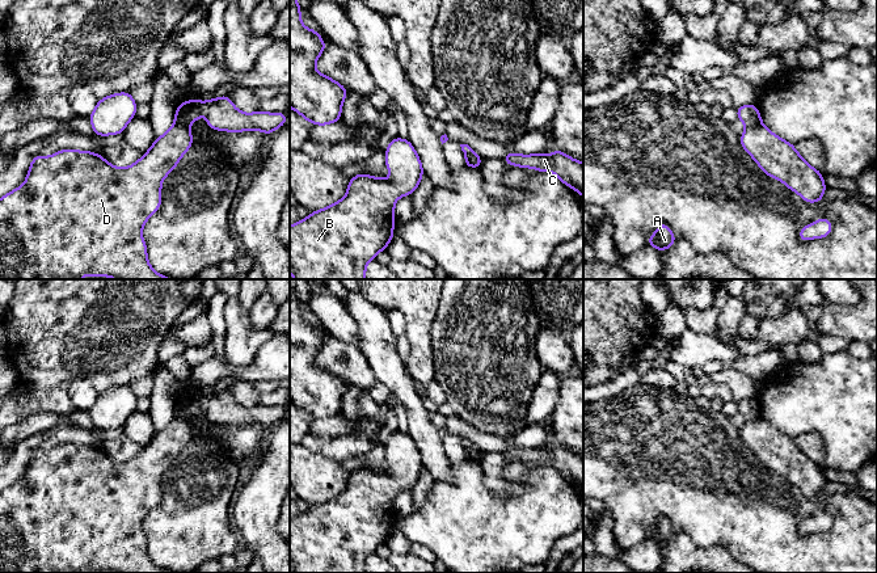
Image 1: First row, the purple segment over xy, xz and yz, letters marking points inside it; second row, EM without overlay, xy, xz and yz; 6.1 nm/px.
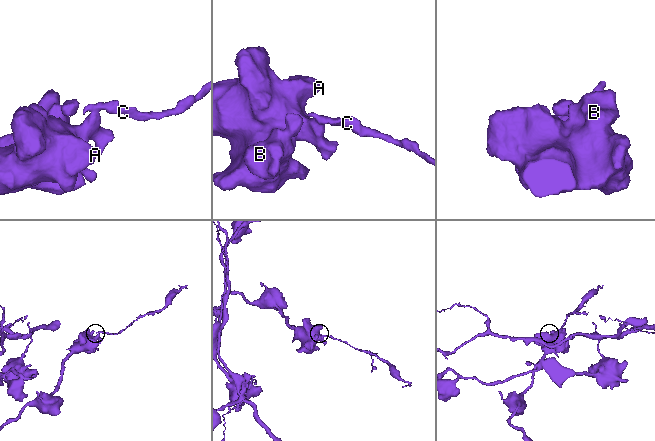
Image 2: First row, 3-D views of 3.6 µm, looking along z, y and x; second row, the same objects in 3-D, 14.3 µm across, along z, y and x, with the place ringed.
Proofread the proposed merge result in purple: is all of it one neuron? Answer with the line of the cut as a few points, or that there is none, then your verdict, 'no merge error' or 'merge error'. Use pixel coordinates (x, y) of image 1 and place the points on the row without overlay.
yz (760, 414), (746, 422) | merge error

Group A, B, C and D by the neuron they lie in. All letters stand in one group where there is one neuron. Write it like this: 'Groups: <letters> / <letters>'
Groups: A B D / C

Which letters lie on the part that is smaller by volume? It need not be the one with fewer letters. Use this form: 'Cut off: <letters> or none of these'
Cut off: C

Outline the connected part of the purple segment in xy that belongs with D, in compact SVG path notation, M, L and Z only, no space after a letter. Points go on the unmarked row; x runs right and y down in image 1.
M173 418L127 462L117 462L98 447L69 442L51 450L34 450L25 477L0 492L0 573L80 573L85 569L173 573L151 561L142 523L161 500L163 473L176 462L193 435L189 420Z

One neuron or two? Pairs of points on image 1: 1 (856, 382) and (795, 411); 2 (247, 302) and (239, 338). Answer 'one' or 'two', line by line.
1: one
2: two

